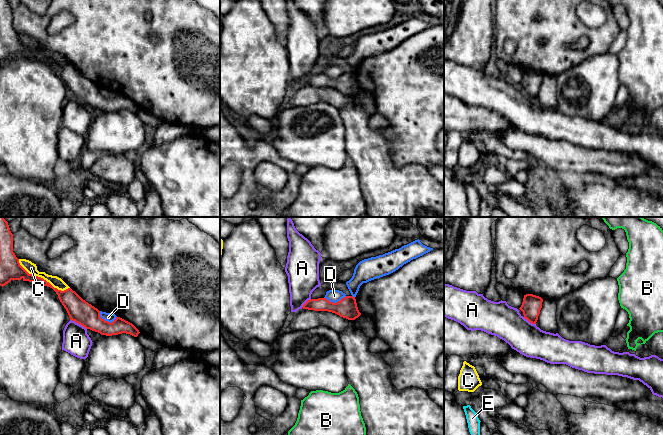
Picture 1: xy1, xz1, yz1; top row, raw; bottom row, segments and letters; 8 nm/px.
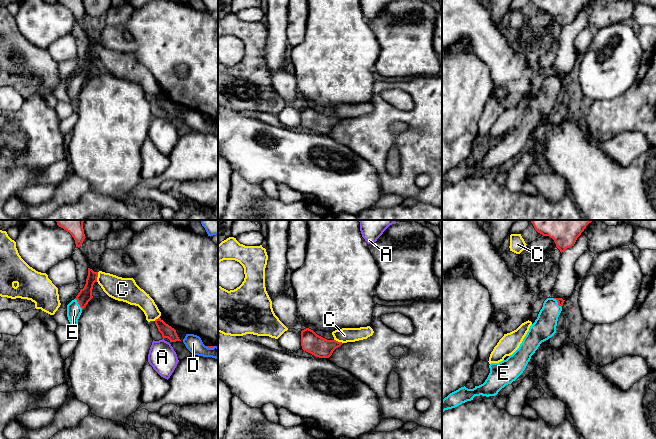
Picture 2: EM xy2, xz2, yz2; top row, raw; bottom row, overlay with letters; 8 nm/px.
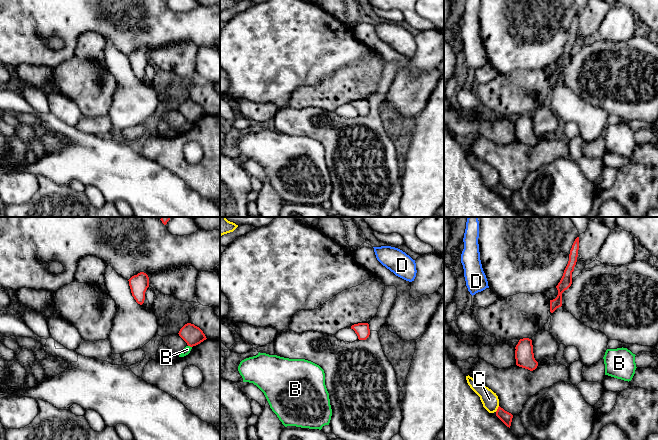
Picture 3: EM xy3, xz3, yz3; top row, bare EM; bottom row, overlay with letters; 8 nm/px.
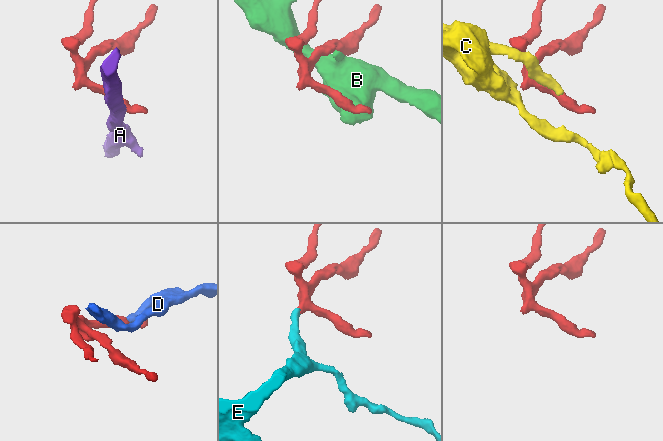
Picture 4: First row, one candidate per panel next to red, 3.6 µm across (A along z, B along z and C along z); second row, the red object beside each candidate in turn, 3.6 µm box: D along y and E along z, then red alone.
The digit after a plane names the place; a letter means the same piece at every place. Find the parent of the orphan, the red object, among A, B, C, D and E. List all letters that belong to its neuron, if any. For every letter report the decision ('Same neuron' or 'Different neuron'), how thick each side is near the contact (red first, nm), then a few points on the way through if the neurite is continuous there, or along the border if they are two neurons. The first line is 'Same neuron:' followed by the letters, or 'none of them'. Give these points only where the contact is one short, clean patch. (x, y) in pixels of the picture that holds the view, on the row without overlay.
Same neuron: E
A: Different neuron. Thickness 190 nm (red) against 220 nm. Boundary: xy1 (70, 95), (81, 100), (86, 105)
B: Different neuron. Thickness 160 nm (red) against 60 nm. Boundary: xy3 (188, 121), (191, 123)
C: Different neuron. Thickness 160 nm (red) against 90 nm
D: Different neuron. Thickness 190 nm (red) against 70 nm. Boundary: xy1 (99, 87), (99, 91), (109, 98), (116, 94)
E: Same neuron. Thickness 110 nm (red) against 120 nm. Path across: xy2 (84, 72), (78, 79), (74, 86)

